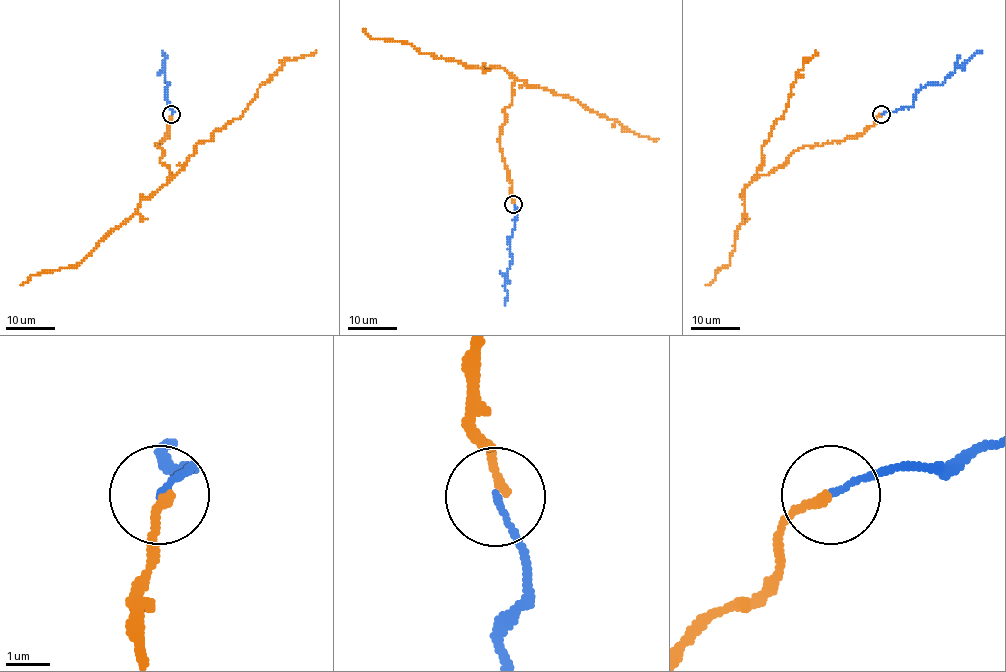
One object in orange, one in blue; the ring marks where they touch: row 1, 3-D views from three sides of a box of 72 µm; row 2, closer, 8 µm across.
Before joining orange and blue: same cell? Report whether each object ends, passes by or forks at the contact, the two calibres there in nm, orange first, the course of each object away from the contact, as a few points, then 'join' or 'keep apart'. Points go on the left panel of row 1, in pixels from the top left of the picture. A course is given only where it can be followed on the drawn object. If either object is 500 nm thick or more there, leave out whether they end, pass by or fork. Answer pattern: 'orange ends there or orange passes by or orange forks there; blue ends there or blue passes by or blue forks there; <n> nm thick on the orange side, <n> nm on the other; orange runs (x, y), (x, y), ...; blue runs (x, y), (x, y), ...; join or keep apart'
orange ends there; blue ends there; 200 nm thick on the orange side, 110 nm on the other; orange runs (171, 114), (168, 135), (157, 145), (172, 178), (201, 141), (210, 140), (242, 114), (286, 59), (315, 50); blue runs (171, 114), (174, 111), (164, 91), (168, 84), (164, 79), (161, 51); join

